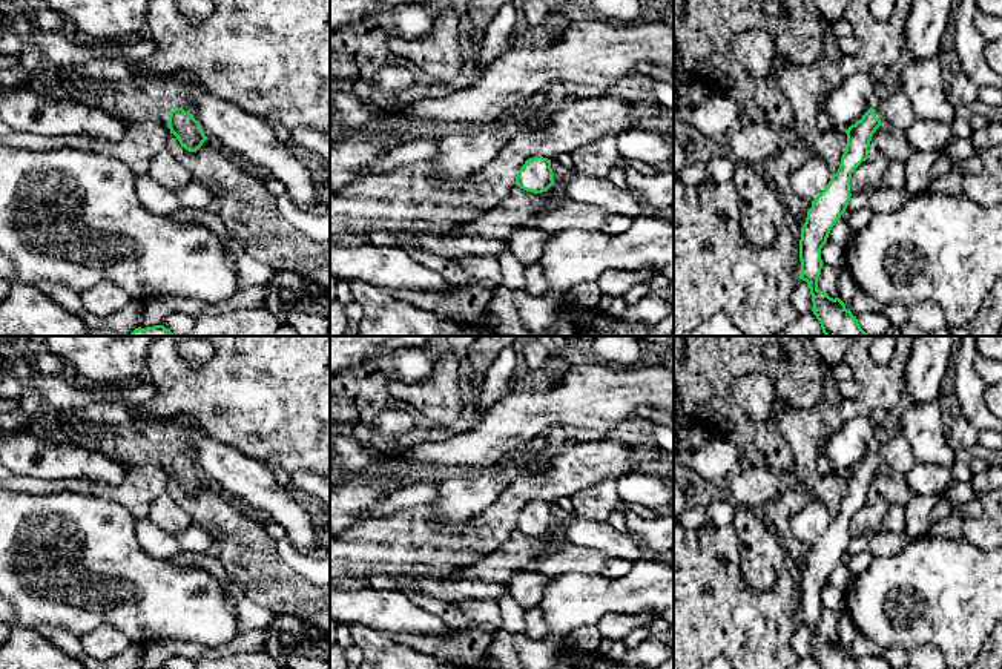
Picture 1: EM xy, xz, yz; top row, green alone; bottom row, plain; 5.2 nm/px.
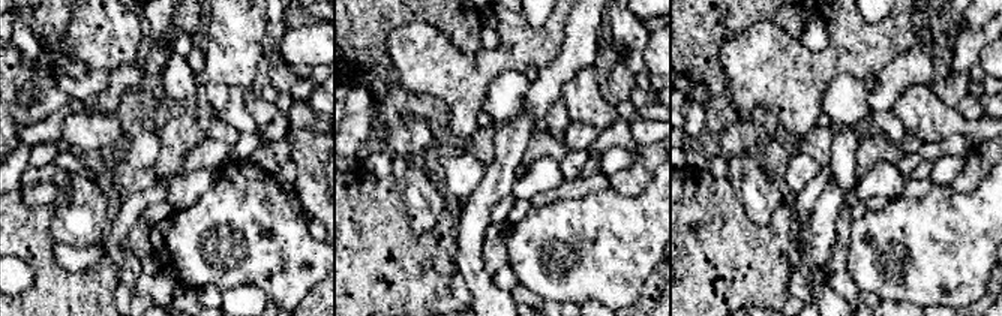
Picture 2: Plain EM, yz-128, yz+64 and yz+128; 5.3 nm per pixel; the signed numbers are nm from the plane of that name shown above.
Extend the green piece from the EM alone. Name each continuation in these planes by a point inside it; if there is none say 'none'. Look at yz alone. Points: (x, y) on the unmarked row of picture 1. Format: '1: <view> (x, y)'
1: yz (892, 427)

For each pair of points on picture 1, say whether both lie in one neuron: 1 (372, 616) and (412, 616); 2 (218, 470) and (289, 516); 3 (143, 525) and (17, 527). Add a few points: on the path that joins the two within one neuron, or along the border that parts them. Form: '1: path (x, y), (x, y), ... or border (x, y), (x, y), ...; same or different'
1: path (381, 616), (402, 616); same
2: path (235, 473), (252, 481), (272, 499); same
3: border (135, 520), (135, 539), (152, 557); different

